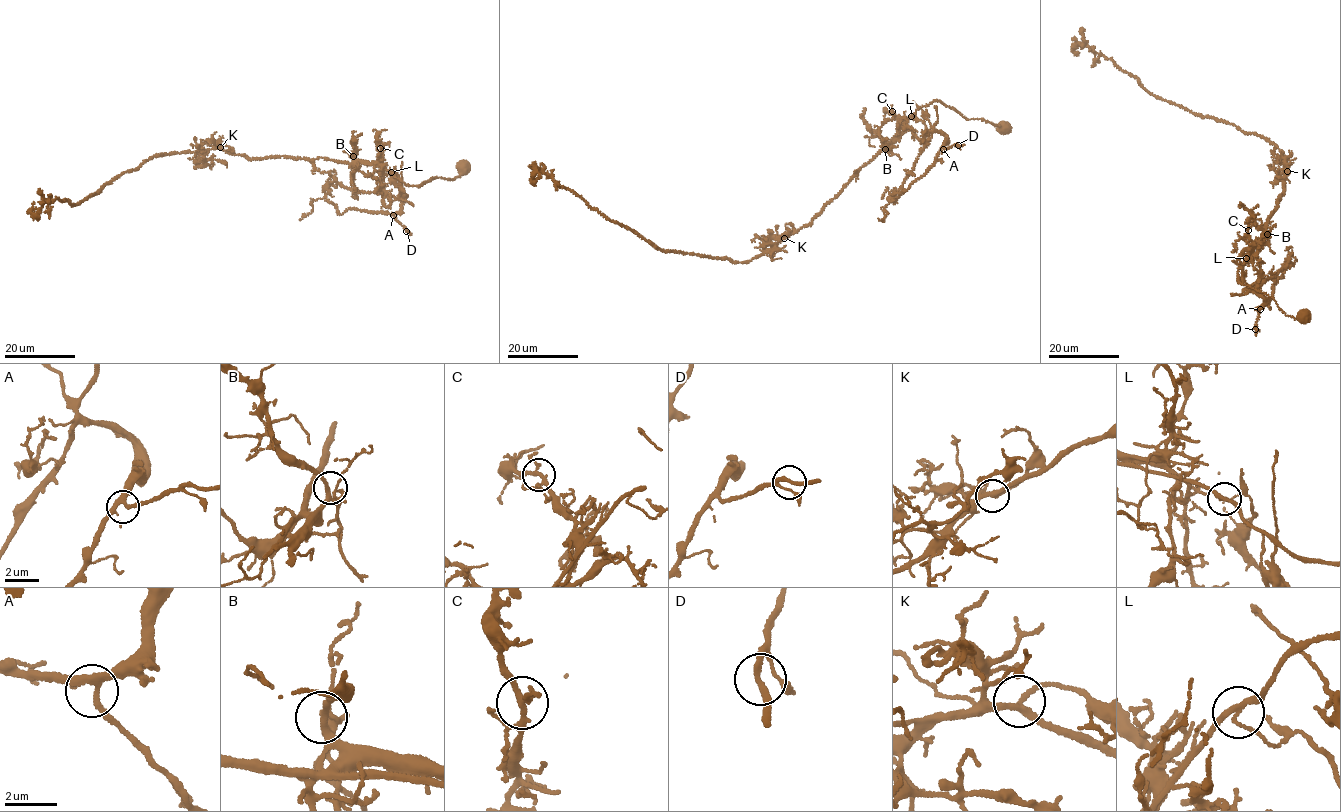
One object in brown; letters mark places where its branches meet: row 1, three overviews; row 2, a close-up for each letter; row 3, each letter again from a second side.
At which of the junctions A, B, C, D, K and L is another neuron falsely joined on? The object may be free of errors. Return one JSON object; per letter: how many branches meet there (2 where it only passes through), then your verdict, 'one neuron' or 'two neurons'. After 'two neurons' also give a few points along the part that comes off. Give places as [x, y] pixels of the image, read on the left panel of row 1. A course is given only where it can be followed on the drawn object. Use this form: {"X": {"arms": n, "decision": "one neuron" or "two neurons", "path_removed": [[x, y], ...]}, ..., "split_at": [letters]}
{"A": {"arms": 3, "decision": "one neuron"}, "B": {"arms": 3, "decision": "one neuron"}, "C": {"arms": 3, "decision": "one neuron"}, "D": {"arms": 3, "decision": "one neuron"}, "K": {"arms": 3, "decision": "one neuron"}, "L": {"arms": 3, "decision": "two neurons", "path_removed": [[391, 172], [396, 172], [400, 197], [331, 182], [324, 197], [311, 203], [312, 210], [299, 219]]}, "split_at": ["L"]}

